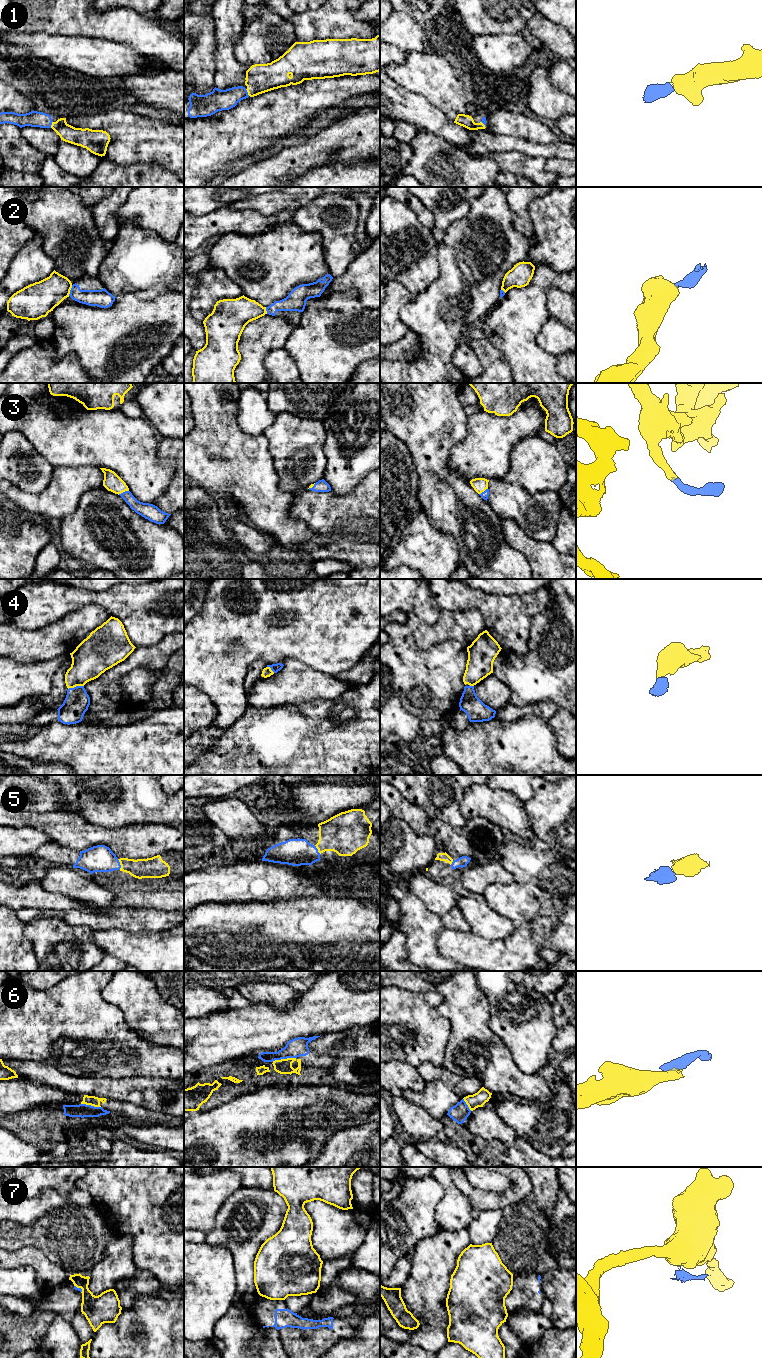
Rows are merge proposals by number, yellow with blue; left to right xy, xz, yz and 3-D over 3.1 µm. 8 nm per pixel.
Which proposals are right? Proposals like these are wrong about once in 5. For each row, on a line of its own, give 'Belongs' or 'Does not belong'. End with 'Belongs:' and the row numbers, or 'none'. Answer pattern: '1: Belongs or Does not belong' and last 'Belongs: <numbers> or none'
1: Belongs
2: Does not belong
3: Belongs
4: Belongs
5: Belongs
6: Belongs
7: Does not belong
Belongs: 1, 3, 4, 5, 6

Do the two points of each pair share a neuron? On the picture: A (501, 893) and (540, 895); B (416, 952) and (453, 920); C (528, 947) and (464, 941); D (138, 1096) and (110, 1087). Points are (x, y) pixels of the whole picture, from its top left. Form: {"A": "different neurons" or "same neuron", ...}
{"A": "same neuron", "B": "same neuron", "C": "same neuron", "D": "same neuron"}

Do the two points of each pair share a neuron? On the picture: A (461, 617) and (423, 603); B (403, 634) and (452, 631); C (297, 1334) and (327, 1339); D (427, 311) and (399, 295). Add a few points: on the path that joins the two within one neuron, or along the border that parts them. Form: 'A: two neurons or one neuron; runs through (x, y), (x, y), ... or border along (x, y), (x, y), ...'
A: two neurons; border along (441, 609), (432, 624), (417, 615)
B: two neurons; border along (406, 623), (421, 649), (432, 646)
C: one neuron; runs through (304, 1336), (320, 1337)
D: two neurons; border along (413, 298), (400, 311), (399, 318), (404, 324)

